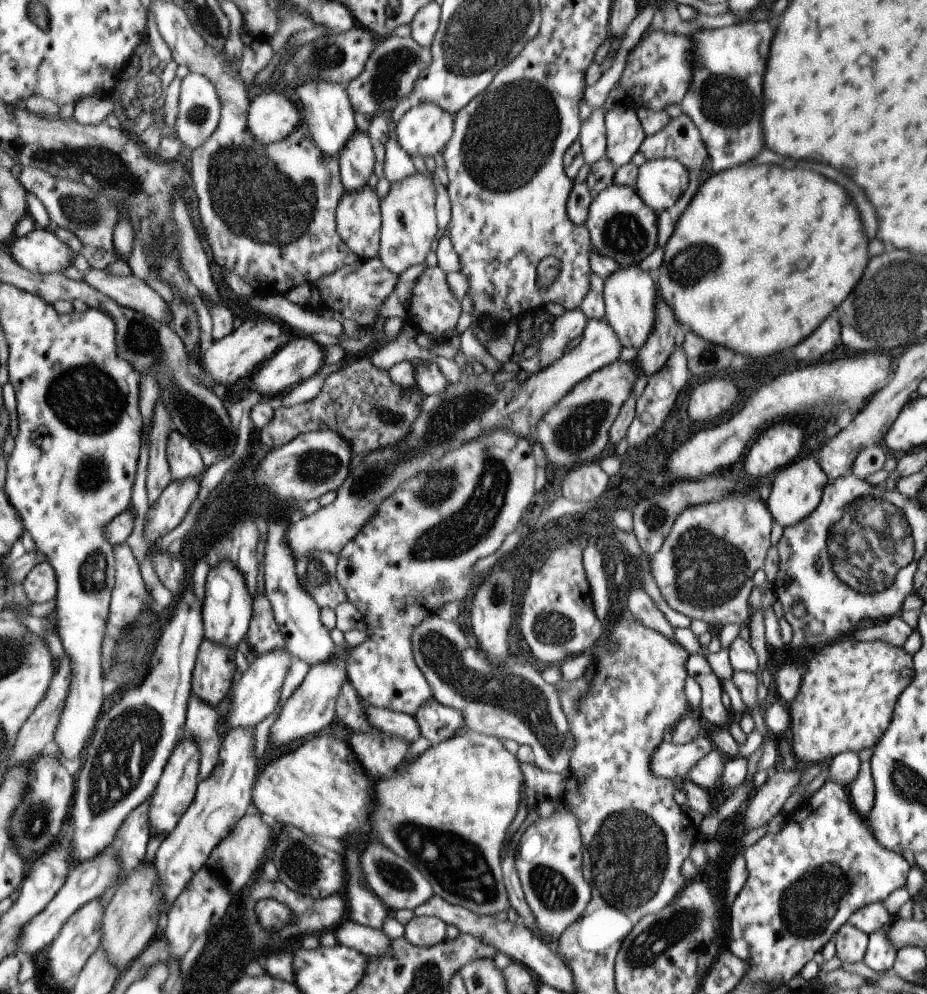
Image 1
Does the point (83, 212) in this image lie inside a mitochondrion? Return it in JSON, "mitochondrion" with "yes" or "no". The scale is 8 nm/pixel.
{"mitochondrion":"yes"}

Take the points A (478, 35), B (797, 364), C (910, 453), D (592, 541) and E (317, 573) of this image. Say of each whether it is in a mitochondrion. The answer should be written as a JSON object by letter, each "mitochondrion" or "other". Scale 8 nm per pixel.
{"A":"mitochondrion","B":"other","C":"other","D":"other","E":"mitochondrion"}

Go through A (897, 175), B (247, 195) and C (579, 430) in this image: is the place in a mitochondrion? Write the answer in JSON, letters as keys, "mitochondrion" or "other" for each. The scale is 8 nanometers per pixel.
{"A":"other","B":"mitochondrion","C":"mitochondrion"}

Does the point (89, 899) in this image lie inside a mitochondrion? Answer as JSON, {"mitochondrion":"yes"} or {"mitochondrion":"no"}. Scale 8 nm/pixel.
{"mitochondrion":"no"}

